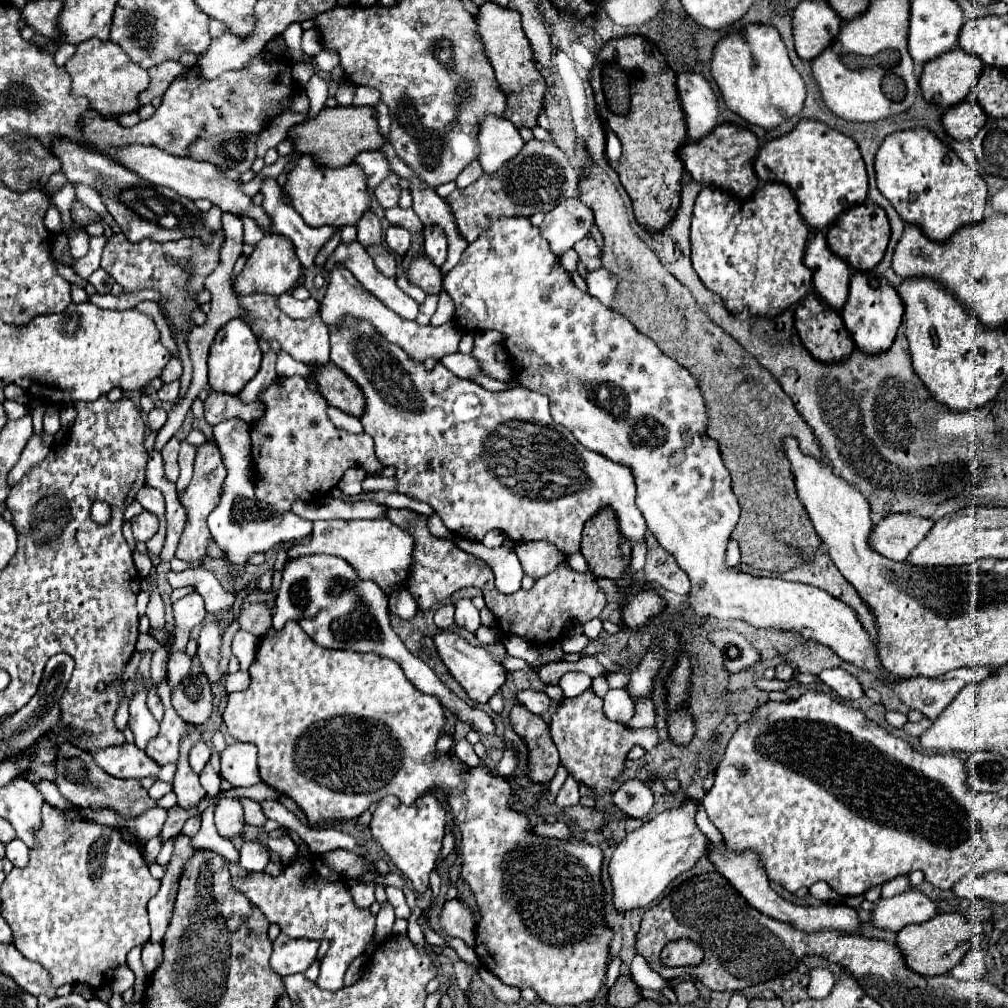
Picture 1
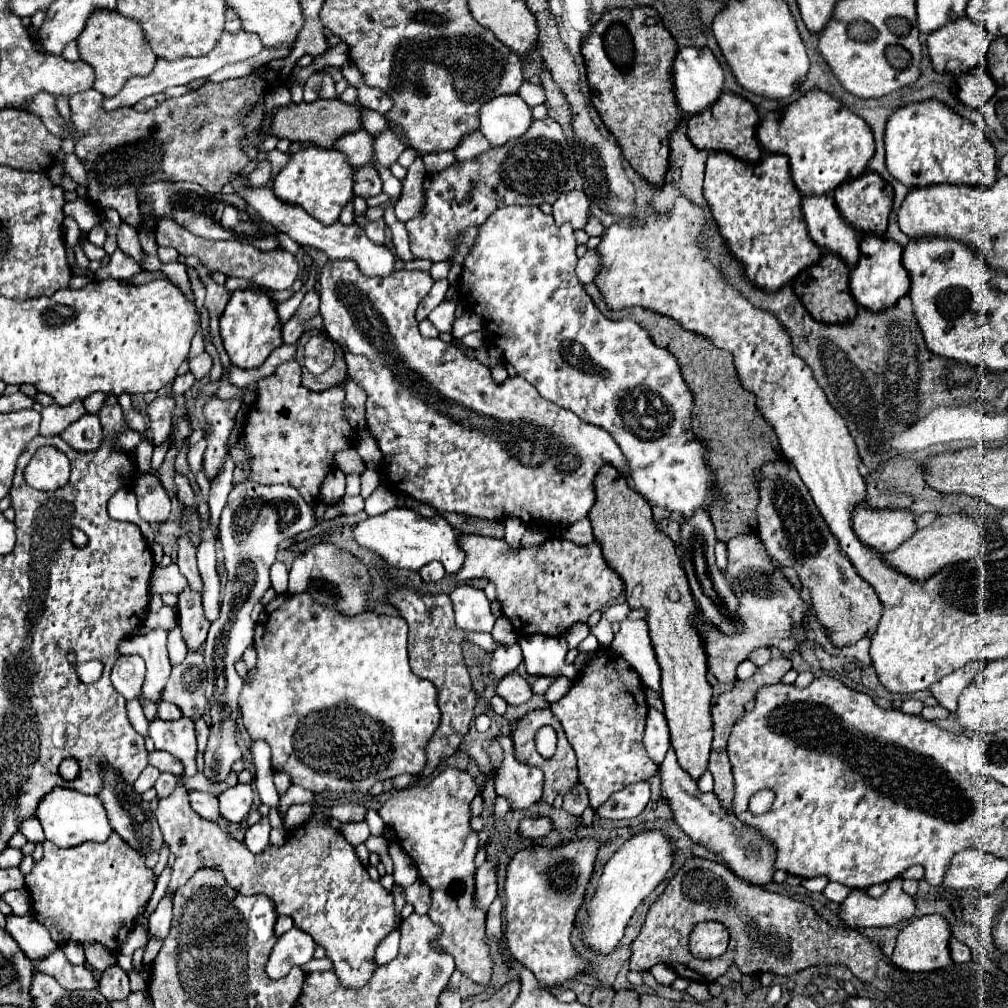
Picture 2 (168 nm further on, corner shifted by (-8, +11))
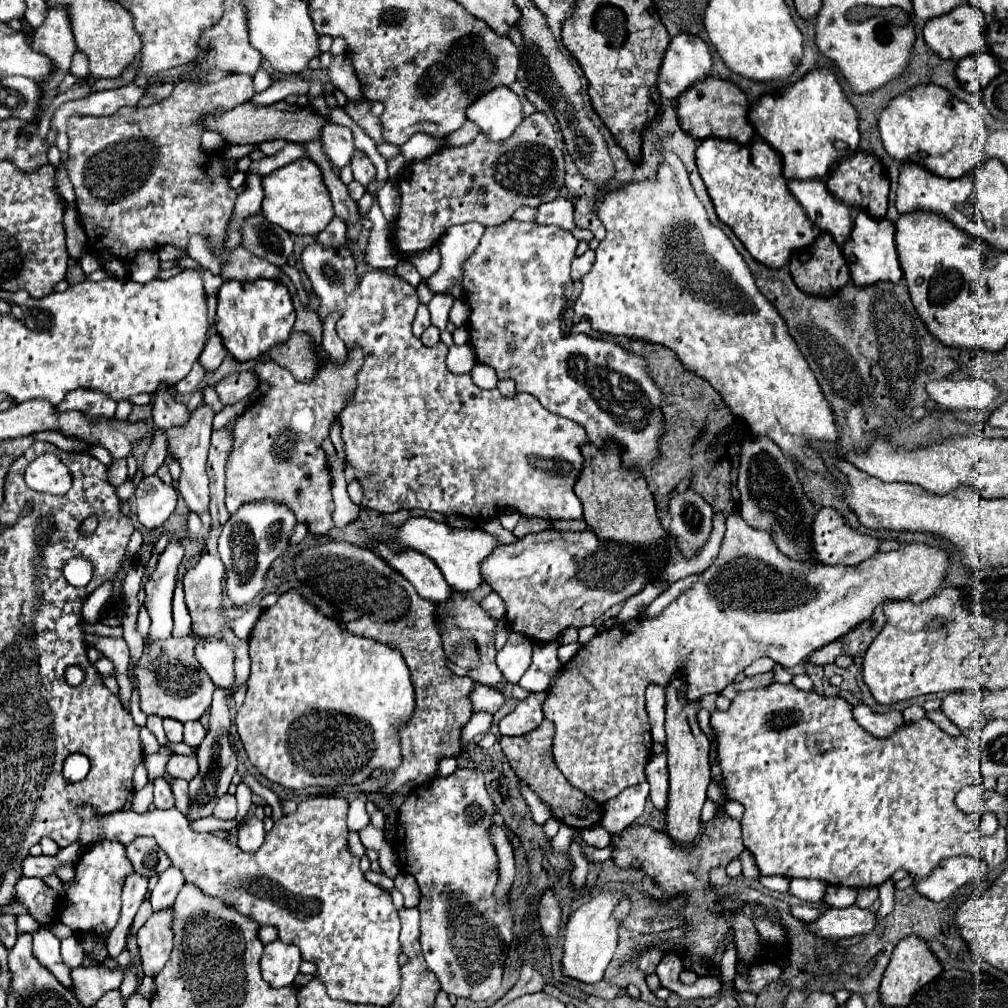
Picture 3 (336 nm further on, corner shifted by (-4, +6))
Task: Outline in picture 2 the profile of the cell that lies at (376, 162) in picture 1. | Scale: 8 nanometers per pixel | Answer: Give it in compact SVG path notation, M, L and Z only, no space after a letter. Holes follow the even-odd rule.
M363 128L337 138L333 148L341 150L351 166L365 166L365 164L373 166L373 158L371 158L373 156L373 136L365 132Z

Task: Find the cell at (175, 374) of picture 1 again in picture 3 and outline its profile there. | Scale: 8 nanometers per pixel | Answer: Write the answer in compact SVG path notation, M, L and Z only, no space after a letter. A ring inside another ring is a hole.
M215 333L215 335L211 335L207 339L207 343L205 343L205 347L203 347L203 351L201 351L197 361L205 369L205 373L211 373L221 365L225 355L227 355L227 351L225 351L225 347L221 343L221 337Z

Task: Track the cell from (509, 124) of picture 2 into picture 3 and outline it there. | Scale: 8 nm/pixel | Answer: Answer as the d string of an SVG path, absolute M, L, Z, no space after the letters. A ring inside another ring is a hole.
M493 89L467 109L467 119L491 141L505 141L523 121L521 99L511 89Z

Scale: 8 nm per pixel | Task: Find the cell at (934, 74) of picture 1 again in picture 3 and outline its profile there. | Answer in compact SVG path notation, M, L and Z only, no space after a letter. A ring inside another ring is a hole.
M961 5L961 9L949 13L949 17L927 21L923 37L931 51L941 59L961 61L985 45L985 27L985 18L979 9Z

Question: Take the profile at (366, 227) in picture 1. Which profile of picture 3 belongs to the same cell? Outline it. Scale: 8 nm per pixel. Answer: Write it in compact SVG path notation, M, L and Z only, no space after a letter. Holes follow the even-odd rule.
M355 151L353 161L351 161L351 169L353 169L353 177L363 185L369 187L369 183L375 179L375 167L369 161L369 157L361 151Z

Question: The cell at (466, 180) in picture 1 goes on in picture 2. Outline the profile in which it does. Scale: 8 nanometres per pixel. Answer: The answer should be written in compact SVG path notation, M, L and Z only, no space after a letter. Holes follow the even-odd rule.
M477 130L477 132L465 134L453 152L455 152L457 160L473 160L473 158L477 158L479 154L483 154L489 146L491 146L491 144L489 144L489 142L485 140L485 136Z

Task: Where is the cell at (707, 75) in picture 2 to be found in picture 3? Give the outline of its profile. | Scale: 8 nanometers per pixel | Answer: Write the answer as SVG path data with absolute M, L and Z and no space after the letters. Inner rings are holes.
M677 35L671 39L659 69L657 87L661 95L675 103L689 87L711 75L713 59L709 47L693 35Z

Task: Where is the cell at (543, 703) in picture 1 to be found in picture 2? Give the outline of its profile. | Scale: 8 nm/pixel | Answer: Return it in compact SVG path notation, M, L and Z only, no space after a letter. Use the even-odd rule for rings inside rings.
M507 674L497 684L497 696L501 696L511 706L521 706L533 696L533 692L531 692L531 686L523 678L515 674Z

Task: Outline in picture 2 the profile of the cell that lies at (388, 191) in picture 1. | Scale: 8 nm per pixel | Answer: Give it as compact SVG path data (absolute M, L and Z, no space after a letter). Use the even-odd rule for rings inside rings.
M389 128L385 132L381 132L381 134L375 136L375 154L377 154L377 160L383 166L389 168L399 158L399 154L403 150L405 150L405 144Z

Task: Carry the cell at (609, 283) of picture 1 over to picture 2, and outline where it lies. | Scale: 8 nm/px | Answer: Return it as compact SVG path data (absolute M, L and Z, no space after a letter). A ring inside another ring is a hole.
M587 250L583 258L579 258L577 262L577 278L581 280L581 284L589 284L593 282L595 274L599 268L599 254L597 250Z

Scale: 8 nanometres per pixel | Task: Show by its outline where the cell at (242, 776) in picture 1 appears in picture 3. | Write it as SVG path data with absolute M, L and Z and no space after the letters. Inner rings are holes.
M147 781L147 785L139 791L135 791L135 797L133 797L133 811L137 813L143 813L149 809L151 805L151 789L153 789L153 781Z

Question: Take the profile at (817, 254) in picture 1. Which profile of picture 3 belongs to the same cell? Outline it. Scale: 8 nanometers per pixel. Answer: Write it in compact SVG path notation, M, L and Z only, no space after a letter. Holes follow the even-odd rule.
M789 181L789 191L795 195L809 215L809 221L819 231L829 233L837 245L845 245L849 241L853 229L851 209L841 205L841 201L835 197L829 197L823 181L817 181L817 185L797 185L795 181Z

